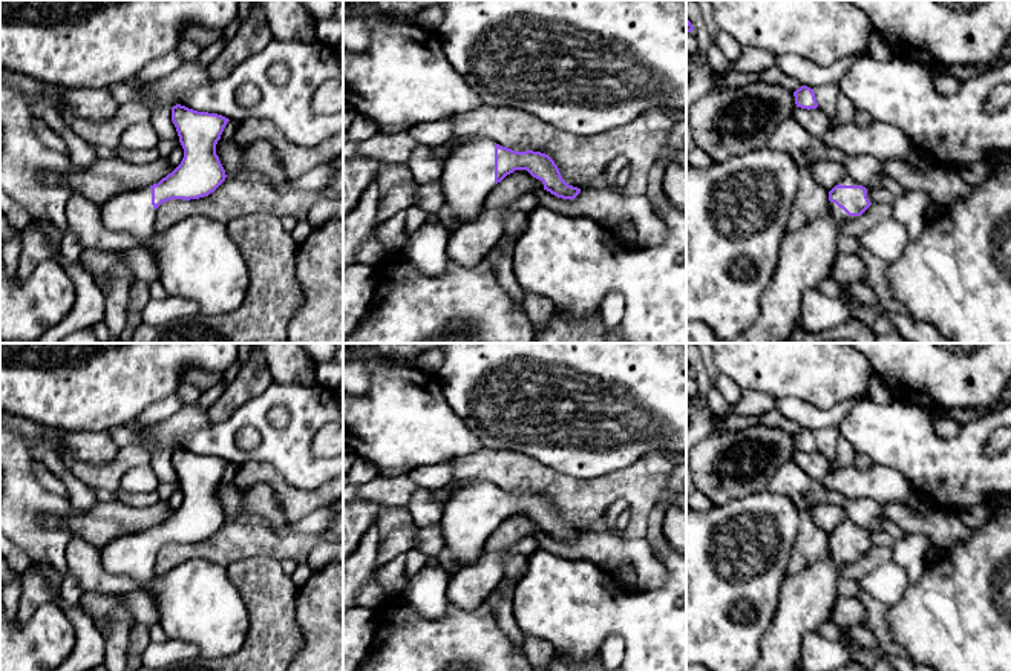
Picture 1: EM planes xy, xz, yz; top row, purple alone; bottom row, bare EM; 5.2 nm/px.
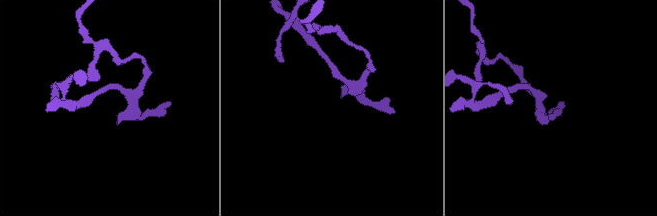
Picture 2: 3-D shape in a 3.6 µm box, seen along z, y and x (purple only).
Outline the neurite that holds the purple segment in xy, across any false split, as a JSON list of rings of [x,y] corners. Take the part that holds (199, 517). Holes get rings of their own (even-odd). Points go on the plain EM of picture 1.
[[[176,447],[172,464],[184,492],[181,507],[158,527],[106,544],[101,565],[110,574],[153,587],[149,594],[168,639],[193,643],[201,659],[228,657],[245,643],[248,617],[227,568],[193,558],[159,576],[155,564],[162,545],[208,539],[225,524],[216,487],[230,463]]]

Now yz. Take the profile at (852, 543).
[[[846,521],[829,535],[829,553],[780,587],[774,622],[761,637],[760,657],[749,671],[798,671],[803,639],[832,620],[841,568],[873,545],[872,532]]]

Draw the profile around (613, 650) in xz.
[[[610,634],[602,645],[600,660],[605,671],[619,671],[625,656],[625,642],[620,634]]]

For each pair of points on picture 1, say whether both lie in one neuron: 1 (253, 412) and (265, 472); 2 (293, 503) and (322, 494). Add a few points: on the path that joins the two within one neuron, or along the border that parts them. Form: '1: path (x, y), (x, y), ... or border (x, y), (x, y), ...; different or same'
1: border (239, 464), (248, 461), (270, 463), (293, 484); different
2: path (301, 501), (314, 498); same

